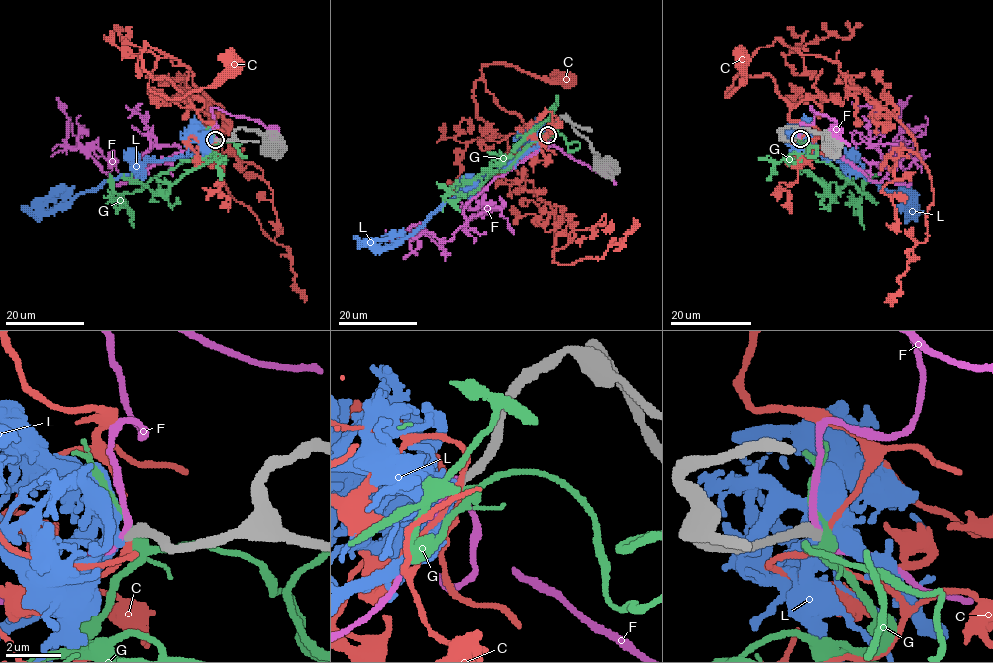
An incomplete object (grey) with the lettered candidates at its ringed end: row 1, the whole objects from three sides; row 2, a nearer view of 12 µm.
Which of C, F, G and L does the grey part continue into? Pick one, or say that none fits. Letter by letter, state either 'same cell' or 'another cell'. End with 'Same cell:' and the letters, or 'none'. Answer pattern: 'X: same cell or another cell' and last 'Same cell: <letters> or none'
C: another cell
F: another cell
G: another cell
L: same cell
Same cell: L

